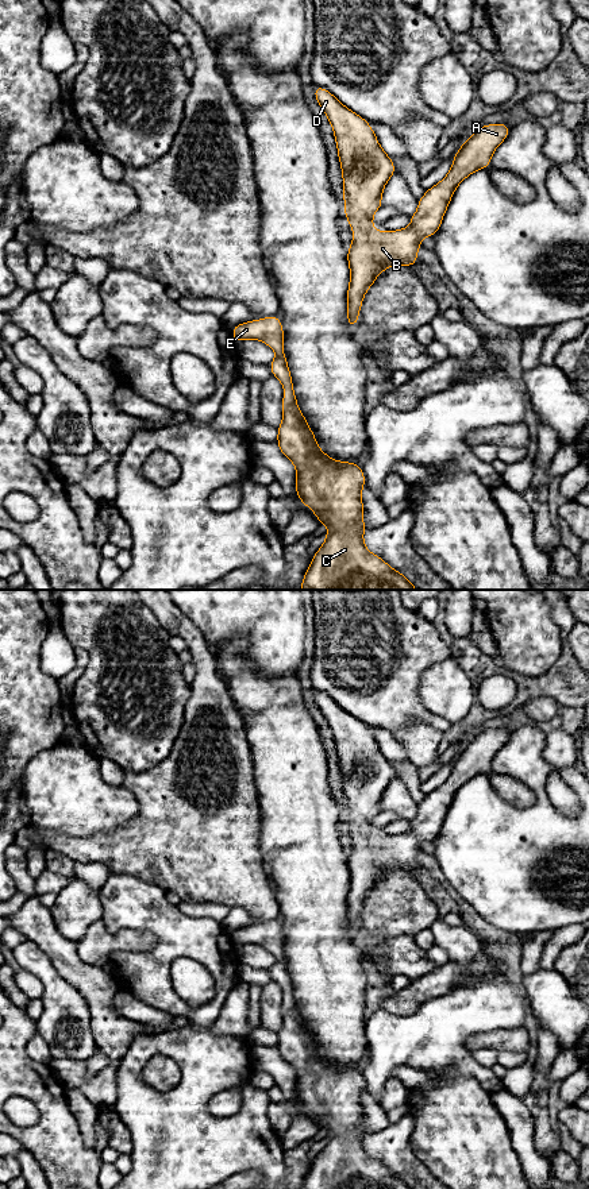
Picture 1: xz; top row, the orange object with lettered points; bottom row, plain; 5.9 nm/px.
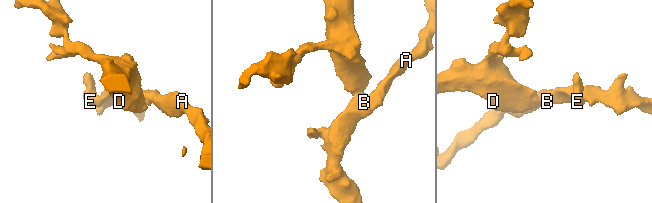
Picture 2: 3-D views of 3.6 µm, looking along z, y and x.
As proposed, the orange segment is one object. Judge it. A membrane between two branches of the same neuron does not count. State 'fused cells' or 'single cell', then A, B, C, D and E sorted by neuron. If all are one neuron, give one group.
single cell; A B C D E

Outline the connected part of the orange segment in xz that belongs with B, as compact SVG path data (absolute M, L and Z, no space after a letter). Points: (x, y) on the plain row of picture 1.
M323 691L313 699L326 718L336 745L342 772L344 822L354 835L347 853L350 888L347 892L347 930L354 934L366 896L389 870L417 868L424 841L435 841L442 830L455 794L471 777L489 772L494 754L508 742L505 727L484 729L453 763L446 781L419 803L411 830L397 835L374 837L373 819L382 812L382 796L397 777L390 761L382 754L369 726L344 711Z

